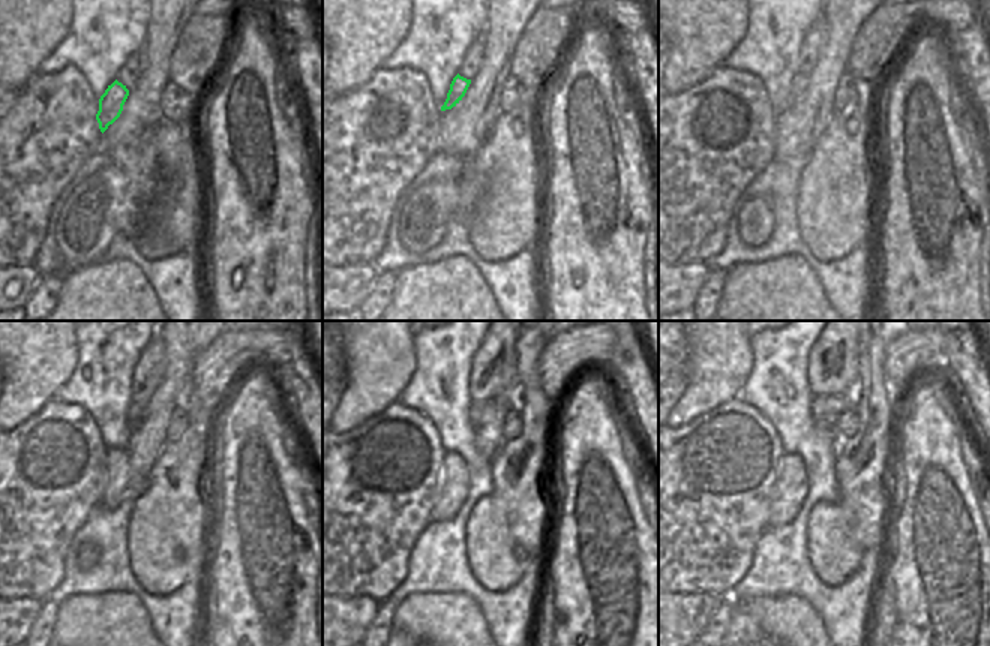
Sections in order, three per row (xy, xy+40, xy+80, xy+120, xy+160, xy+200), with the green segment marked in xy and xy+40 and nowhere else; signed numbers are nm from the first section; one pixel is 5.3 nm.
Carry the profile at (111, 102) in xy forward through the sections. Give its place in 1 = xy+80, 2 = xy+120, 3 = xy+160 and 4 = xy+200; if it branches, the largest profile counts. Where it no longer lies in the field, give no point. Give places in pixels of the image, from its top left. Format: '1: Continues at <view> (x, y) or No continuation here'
1: Continues at xy+80 (800, 83)
2: Continues at xy+120 (135, 415)
3: Continues at xy+160 (482, 411)
4: Continues at xy+200 (827, 409)

